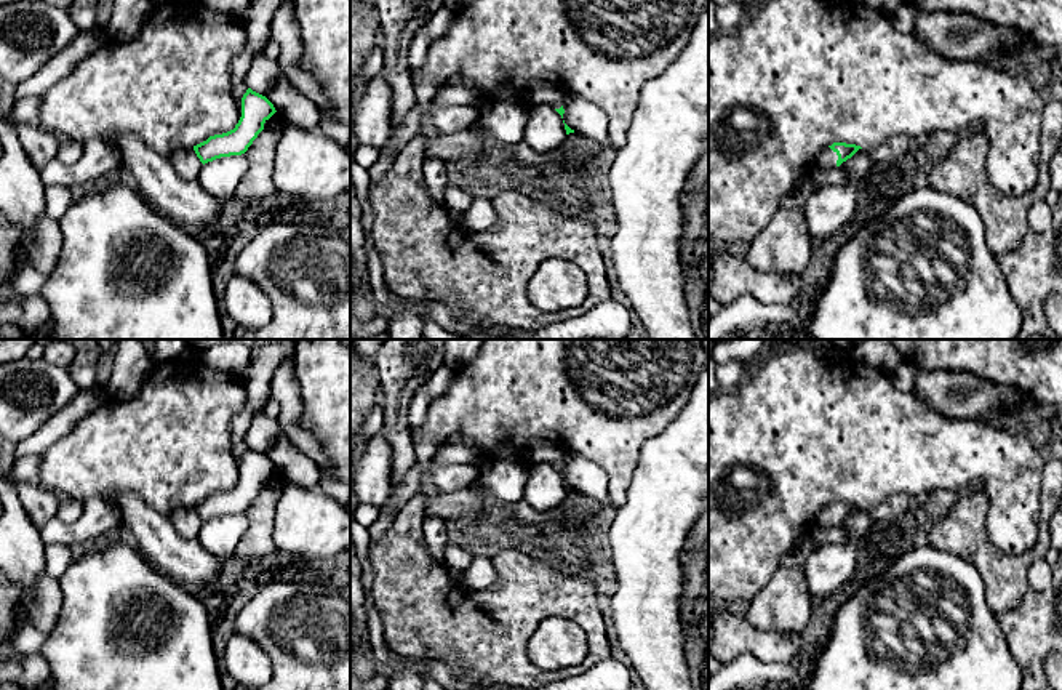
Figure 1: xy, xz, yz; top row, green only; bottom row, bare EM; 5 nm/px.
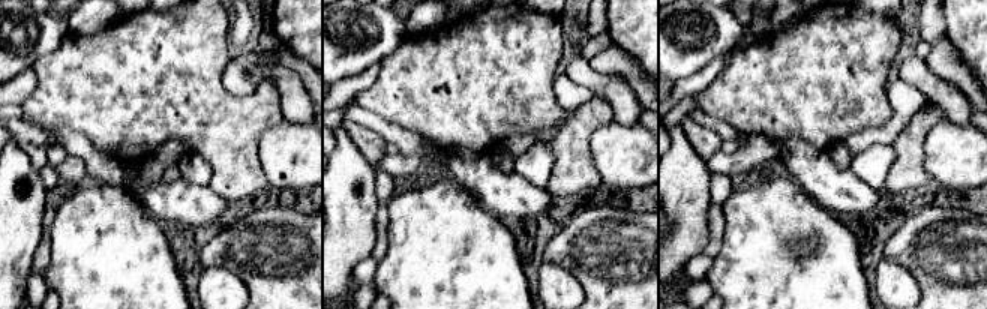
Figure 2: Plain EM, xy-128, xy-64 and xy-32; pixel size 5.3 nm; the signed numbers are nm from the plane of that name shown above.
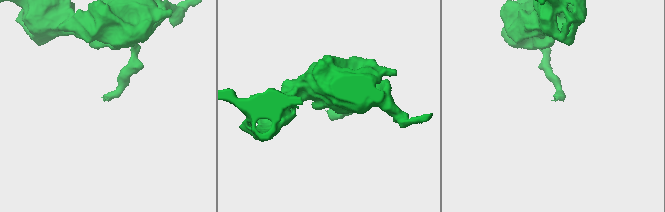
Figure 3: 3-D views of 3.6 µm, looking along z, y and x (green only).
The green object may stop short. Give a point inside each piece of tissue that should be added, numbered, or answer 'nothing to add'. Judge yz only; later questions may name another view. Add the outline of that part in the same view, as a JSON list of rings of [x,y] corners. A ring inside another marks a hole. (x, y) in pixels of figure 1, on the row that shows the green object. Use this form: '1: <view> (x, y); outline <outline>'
1: yz (827, 159); outline [[[830,147],[824,149],[820,155],[816,158],[816,165],[822,168],[836,166],[838,155]]]

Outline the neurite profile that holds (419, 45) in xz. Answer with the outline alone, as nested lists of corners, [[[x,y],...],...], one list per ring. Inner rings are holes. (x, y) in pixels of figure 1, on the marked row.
[[[422,27],[413,38],[411,46],[409,46],[409,70],[416,70],[419,67],[422,67],[425,56],[427,56],[427,50],[430,45],[430,38],[427,30]]]

